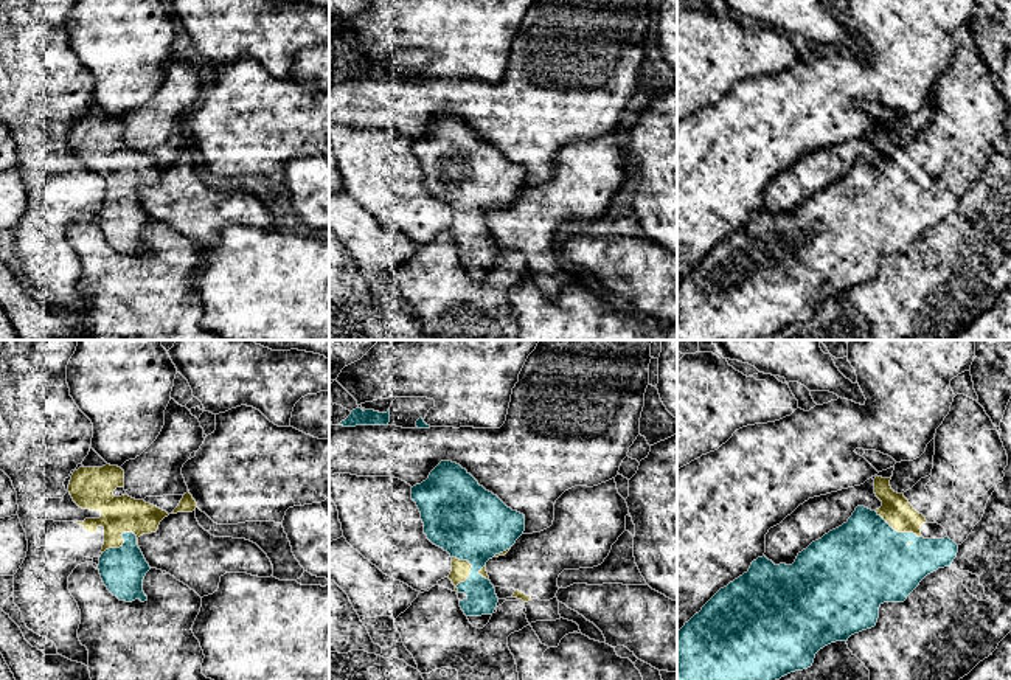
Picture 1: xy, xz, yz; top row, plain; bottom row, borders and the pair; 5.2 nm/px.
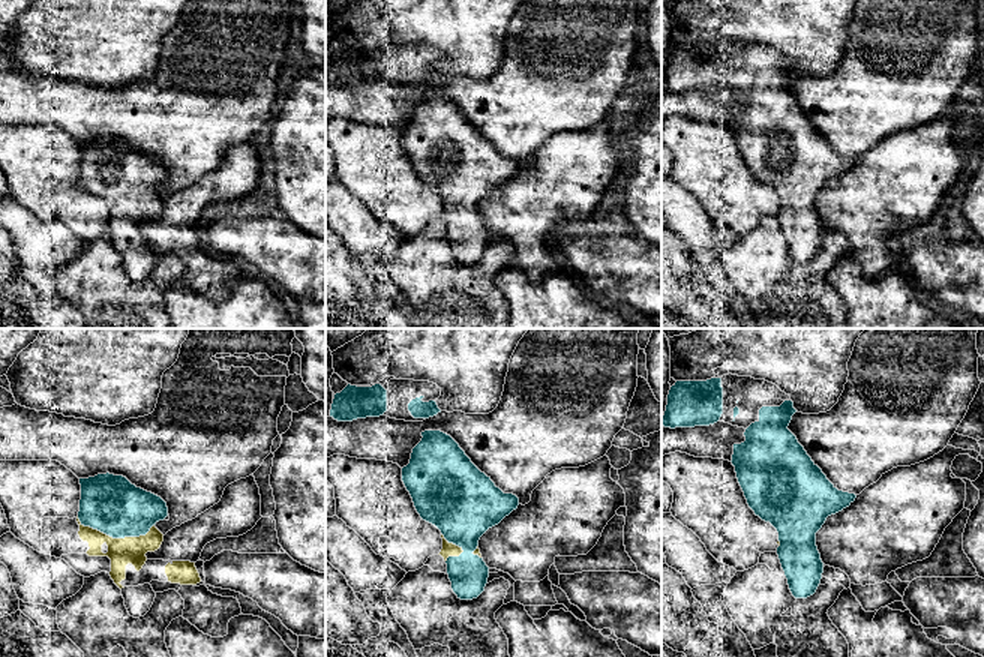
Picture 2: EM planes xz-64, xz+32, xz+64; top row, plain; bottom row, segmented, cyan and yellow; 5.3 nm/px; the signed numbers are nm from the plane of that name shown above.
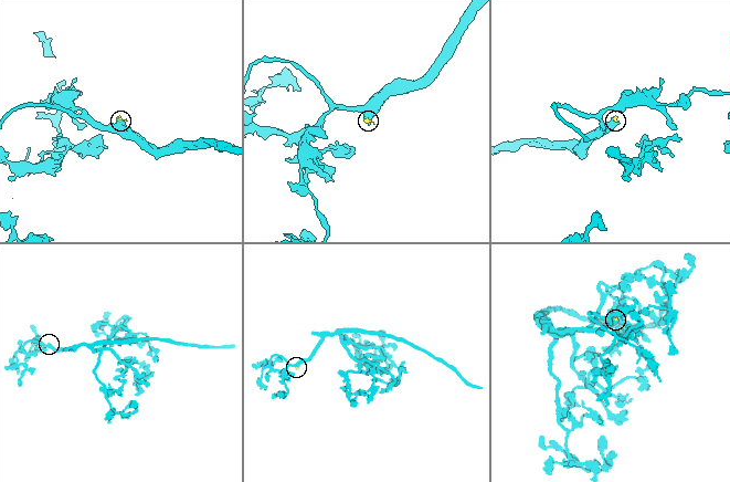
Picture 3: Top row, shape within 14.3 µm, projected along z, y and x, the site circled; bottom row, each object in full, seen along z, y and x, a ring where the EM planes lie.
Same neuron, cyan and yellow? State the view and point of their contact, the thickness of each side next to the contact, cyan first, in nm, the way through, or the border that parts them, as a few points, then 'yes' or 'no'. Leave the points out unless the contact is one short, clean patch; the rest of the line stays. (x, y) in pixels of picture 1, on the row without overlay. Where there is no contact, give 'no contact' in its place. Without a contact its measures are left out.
xy (123, 191) | 220/190 nm | yes

